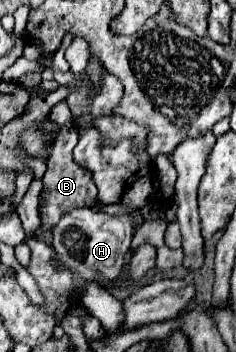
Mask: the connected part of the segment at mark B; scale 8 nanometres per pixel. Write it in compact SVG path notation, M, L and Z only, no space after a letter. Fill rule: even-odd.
M69 122L63 126L57 144L53 146L55 154L51 154L49 162L47 162L47 172L43 176L43 192L41 198L45 200L45 204L39 206L39 220L41 220L41 228L43 230L51 230L63 212L69 212L71 208L77 206L93 206L97 200L97 188L93 184L93 174L87 168L81 168L73 162L73 148L77 144L77 130L75 126Z

